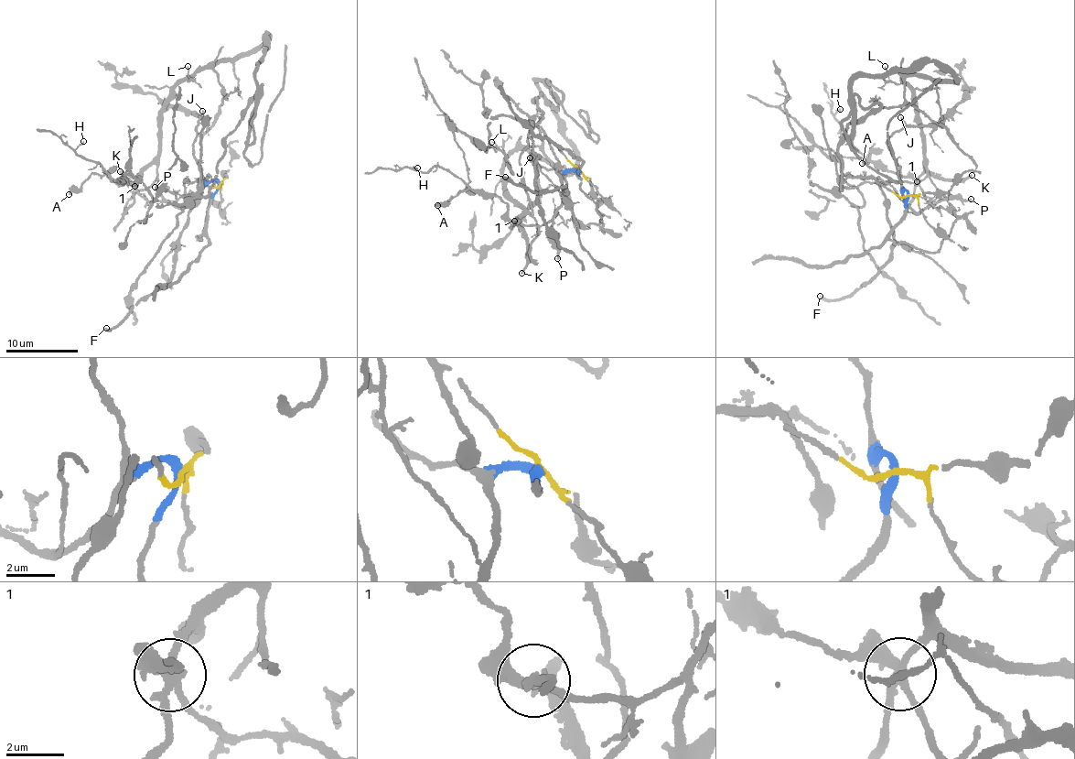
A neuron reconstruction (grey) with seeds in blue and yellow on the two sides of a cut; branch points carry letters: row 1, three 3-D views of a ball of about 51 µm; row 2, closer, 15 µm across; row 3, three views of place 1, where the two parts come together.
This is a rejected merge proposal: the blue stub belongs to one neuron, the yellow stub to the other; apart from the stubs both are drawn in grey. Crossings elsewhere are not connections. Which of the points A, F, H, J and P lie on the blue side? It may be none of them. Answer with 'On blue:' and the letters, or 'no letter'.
On blue: A, H, J, P

